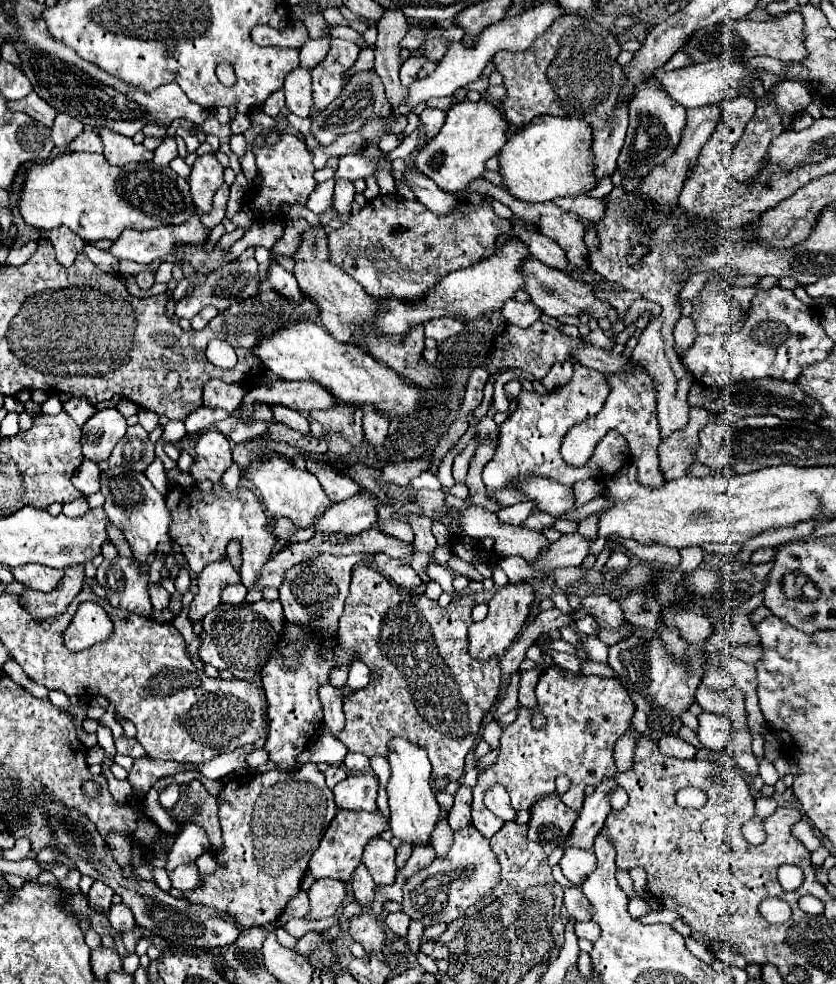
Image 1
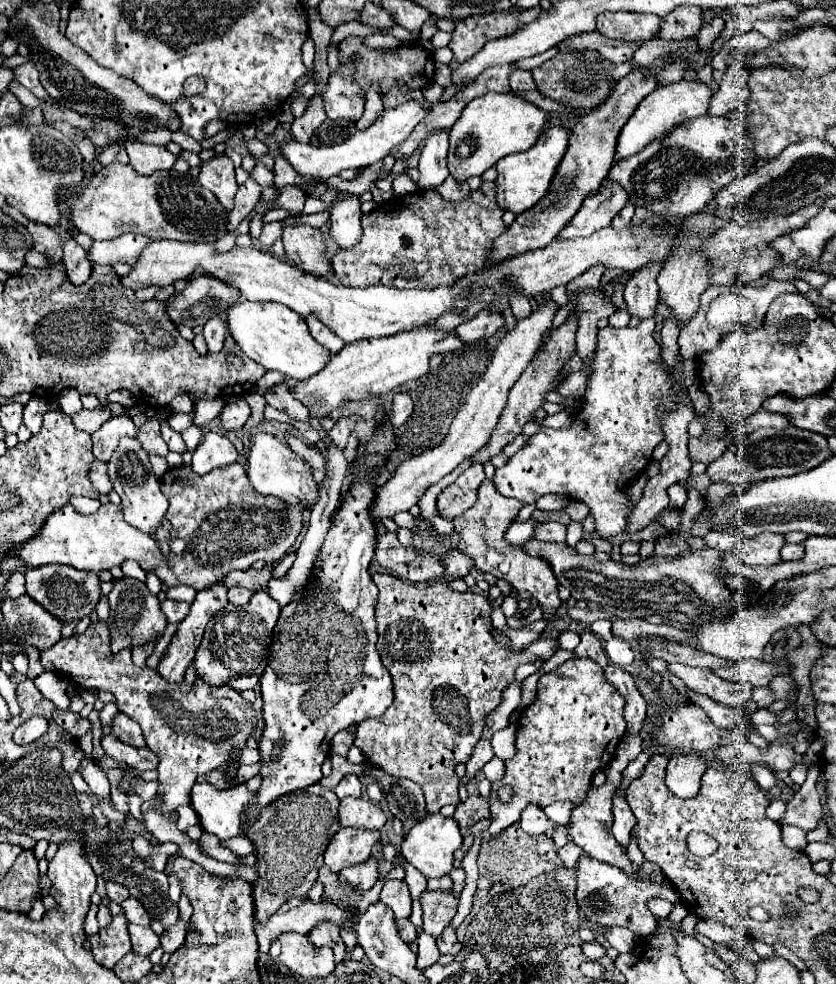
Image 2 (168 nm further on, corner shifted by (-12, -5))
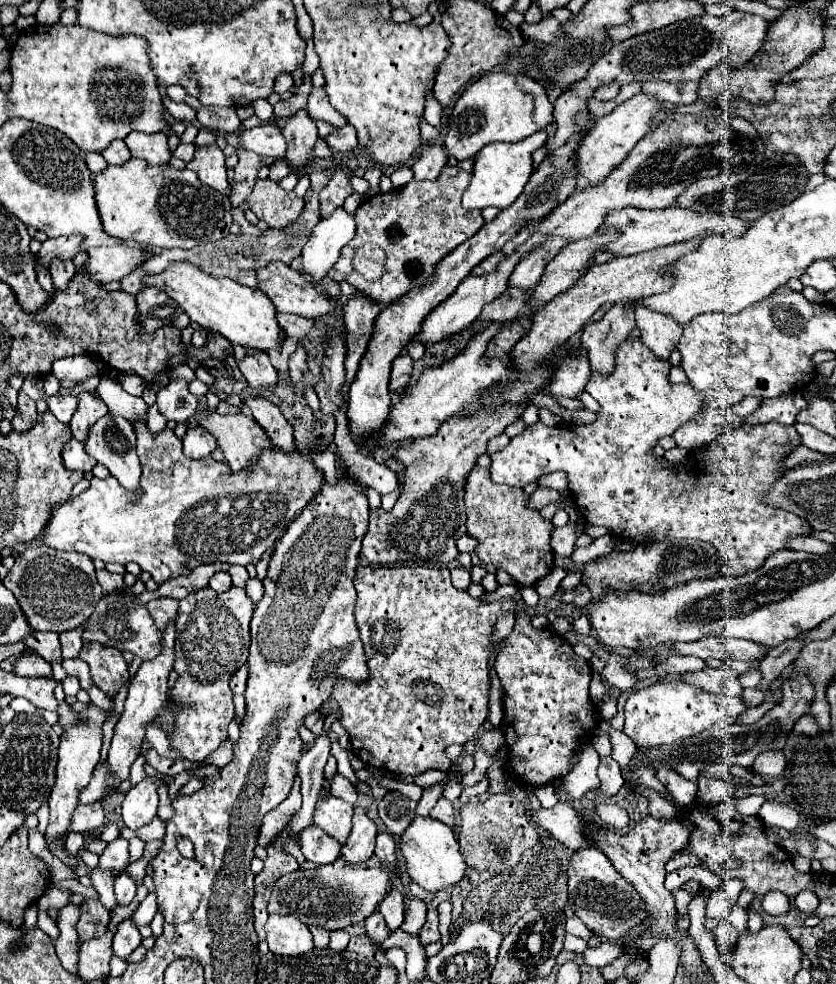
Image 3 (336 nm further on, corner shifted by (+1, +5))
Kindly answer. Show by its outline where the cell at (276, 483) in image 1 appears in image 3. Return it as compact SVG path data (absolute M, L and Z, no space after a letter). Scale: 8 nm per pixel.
M202 411L196 421L214 433L218 447L222 447L224 457L234 473L248 469L248 465L266 449L272 449L268 433L246 413L238 415L218 415Z

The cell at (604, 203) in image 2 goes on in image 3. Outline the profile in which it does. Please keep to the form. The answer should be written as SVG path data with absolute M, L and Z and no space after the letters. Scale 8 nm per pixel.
M554 237L554 239L546 239L544 245L538 245L538 249L532 249L530 251L530 257L524 257L514 273L510 275L510 285L512 287L518 287L518 289L530 289L538 283L538 279L542 277L544 273L544 267L550 259L554 259L562 245L568 245L570 241L566 241L566 237Z

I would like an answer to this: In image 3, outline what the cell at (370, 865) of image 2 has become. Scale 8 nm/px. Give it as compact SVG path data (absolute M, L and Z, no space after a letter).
M354 807L352 823L354 827L348 841L342 845L340 859L344 859L346 863L362 863L374 855L374 839L378 835L378 825L368 819L362 807Z

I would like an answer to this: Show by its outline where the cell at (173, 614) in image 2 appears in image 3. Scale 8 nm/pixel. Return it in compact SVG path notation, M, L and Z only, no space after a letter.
M158 597L150 601L146 607L154 617L154 623L158 625L158 629L164 629L172 619L176 619L176 613L178 613L178 601L172 597Z

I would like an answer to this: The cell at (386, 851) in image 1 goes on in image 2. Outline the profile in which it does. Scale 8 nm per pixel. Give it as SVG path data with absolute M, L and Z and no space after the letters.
M387 881L379 899L393 909L395 919L407 919L411 915L411 895L405 881Z

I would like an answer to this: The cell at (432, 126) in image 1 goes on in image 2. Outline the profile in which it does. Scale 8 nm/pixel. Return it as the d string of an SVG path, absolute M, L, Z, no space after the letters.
M435 131L425 139L425 147L419 157L419 187L433 189L439 187L449 177L447 167L447 151L449 151L449 133Z

